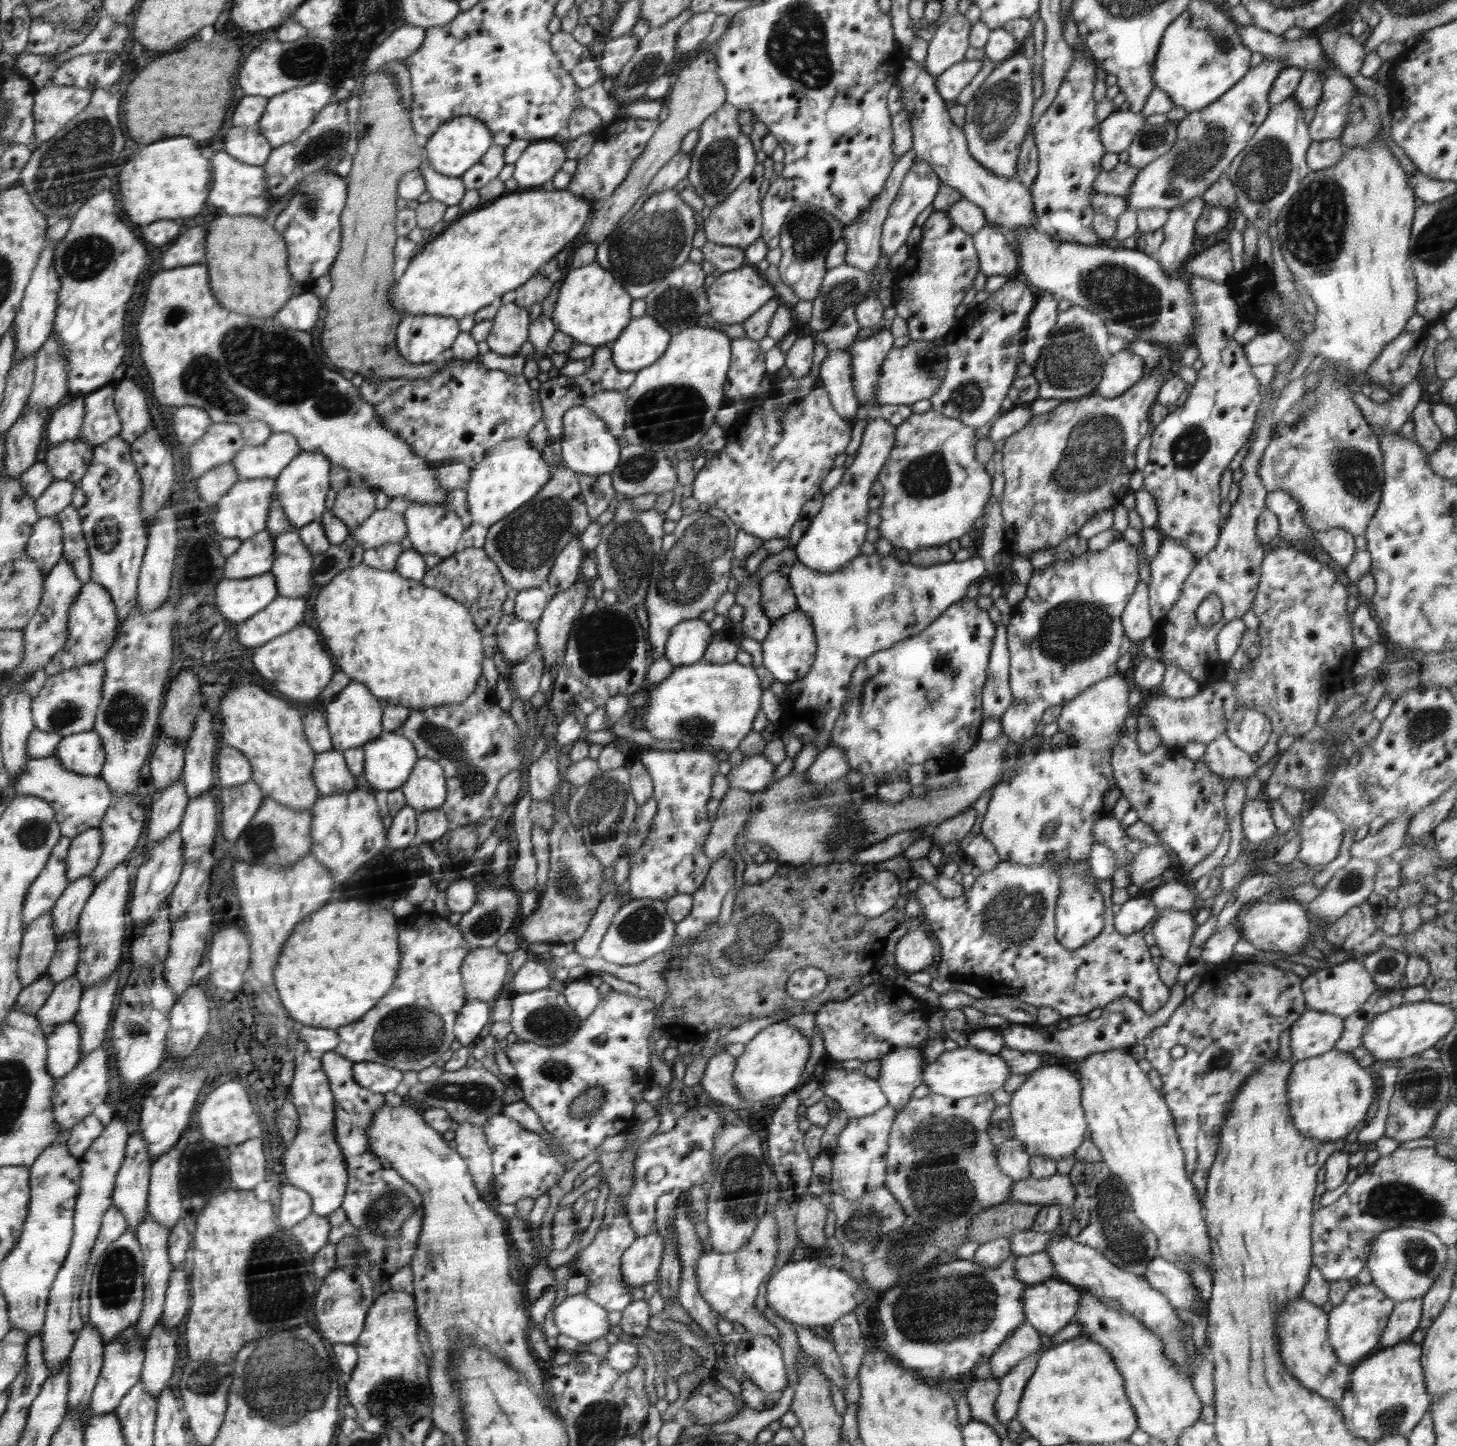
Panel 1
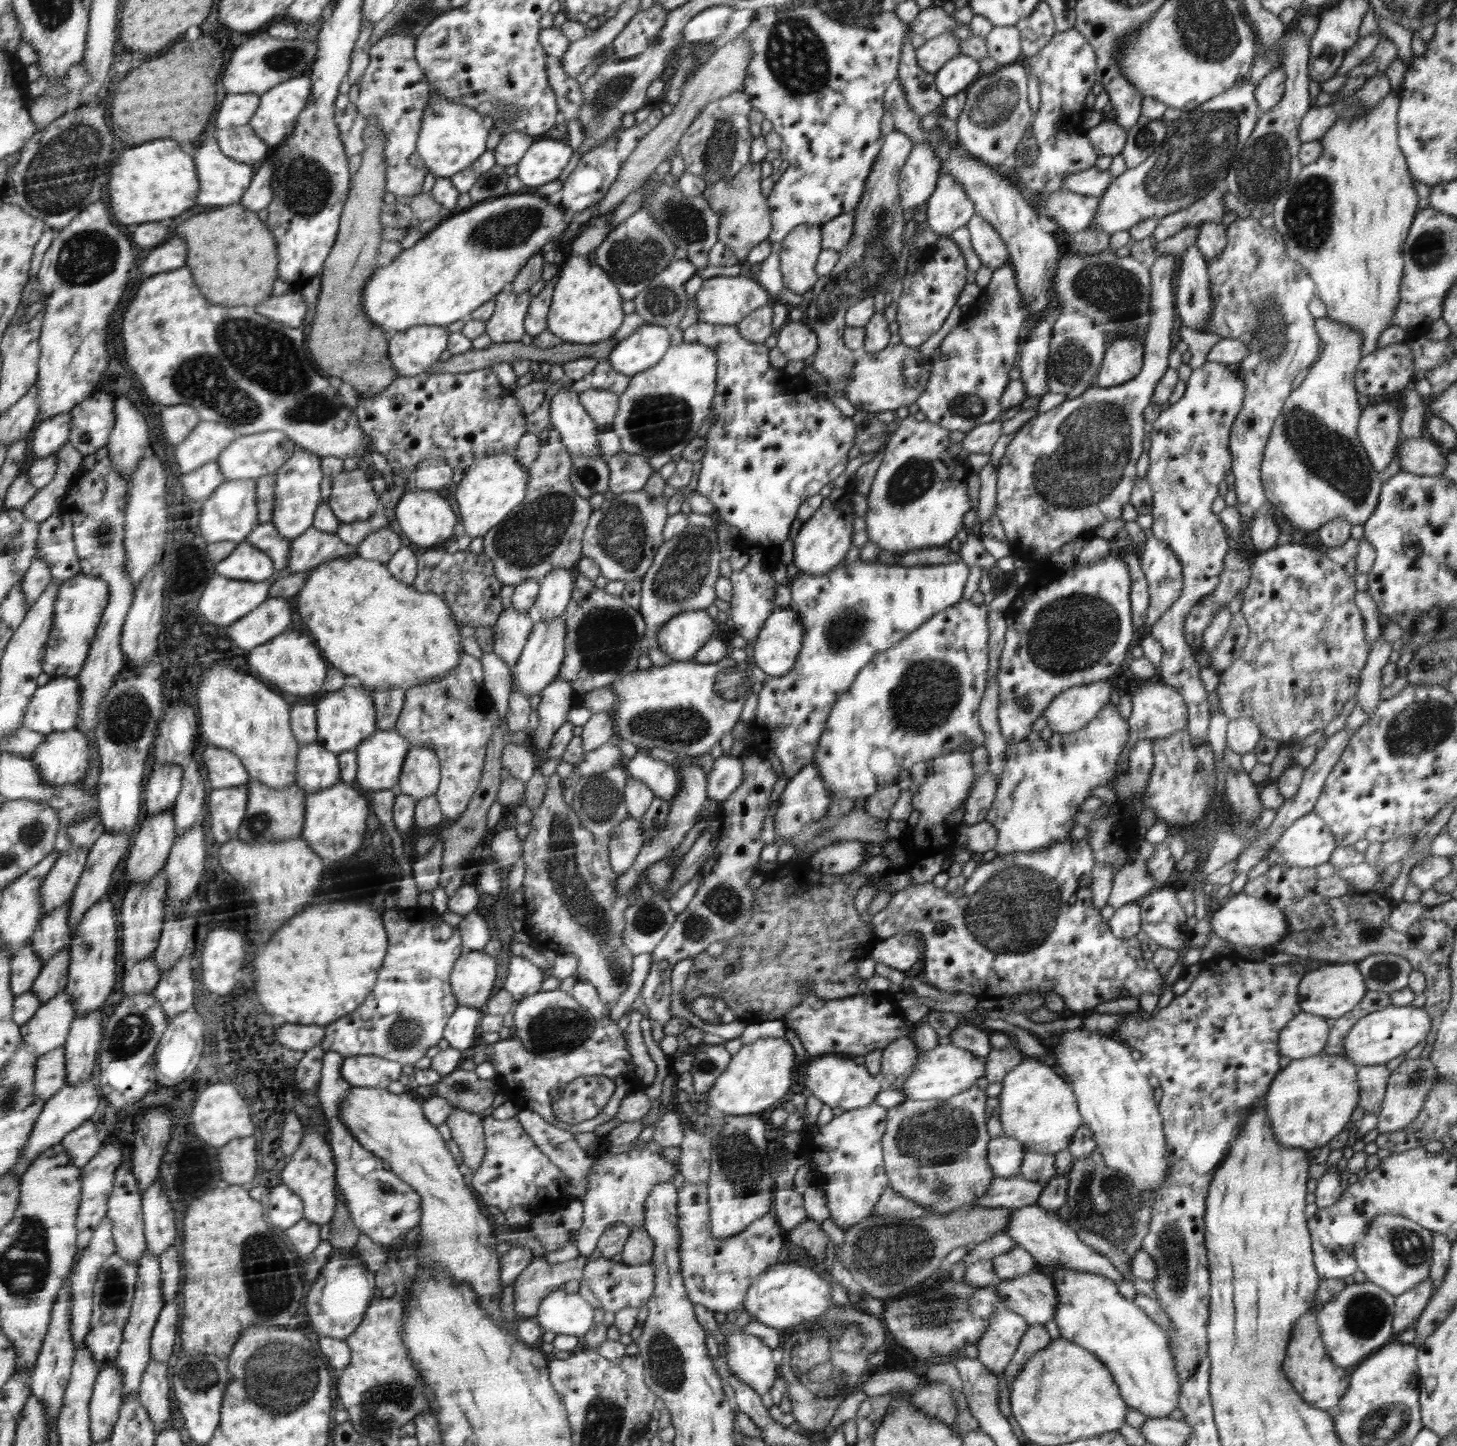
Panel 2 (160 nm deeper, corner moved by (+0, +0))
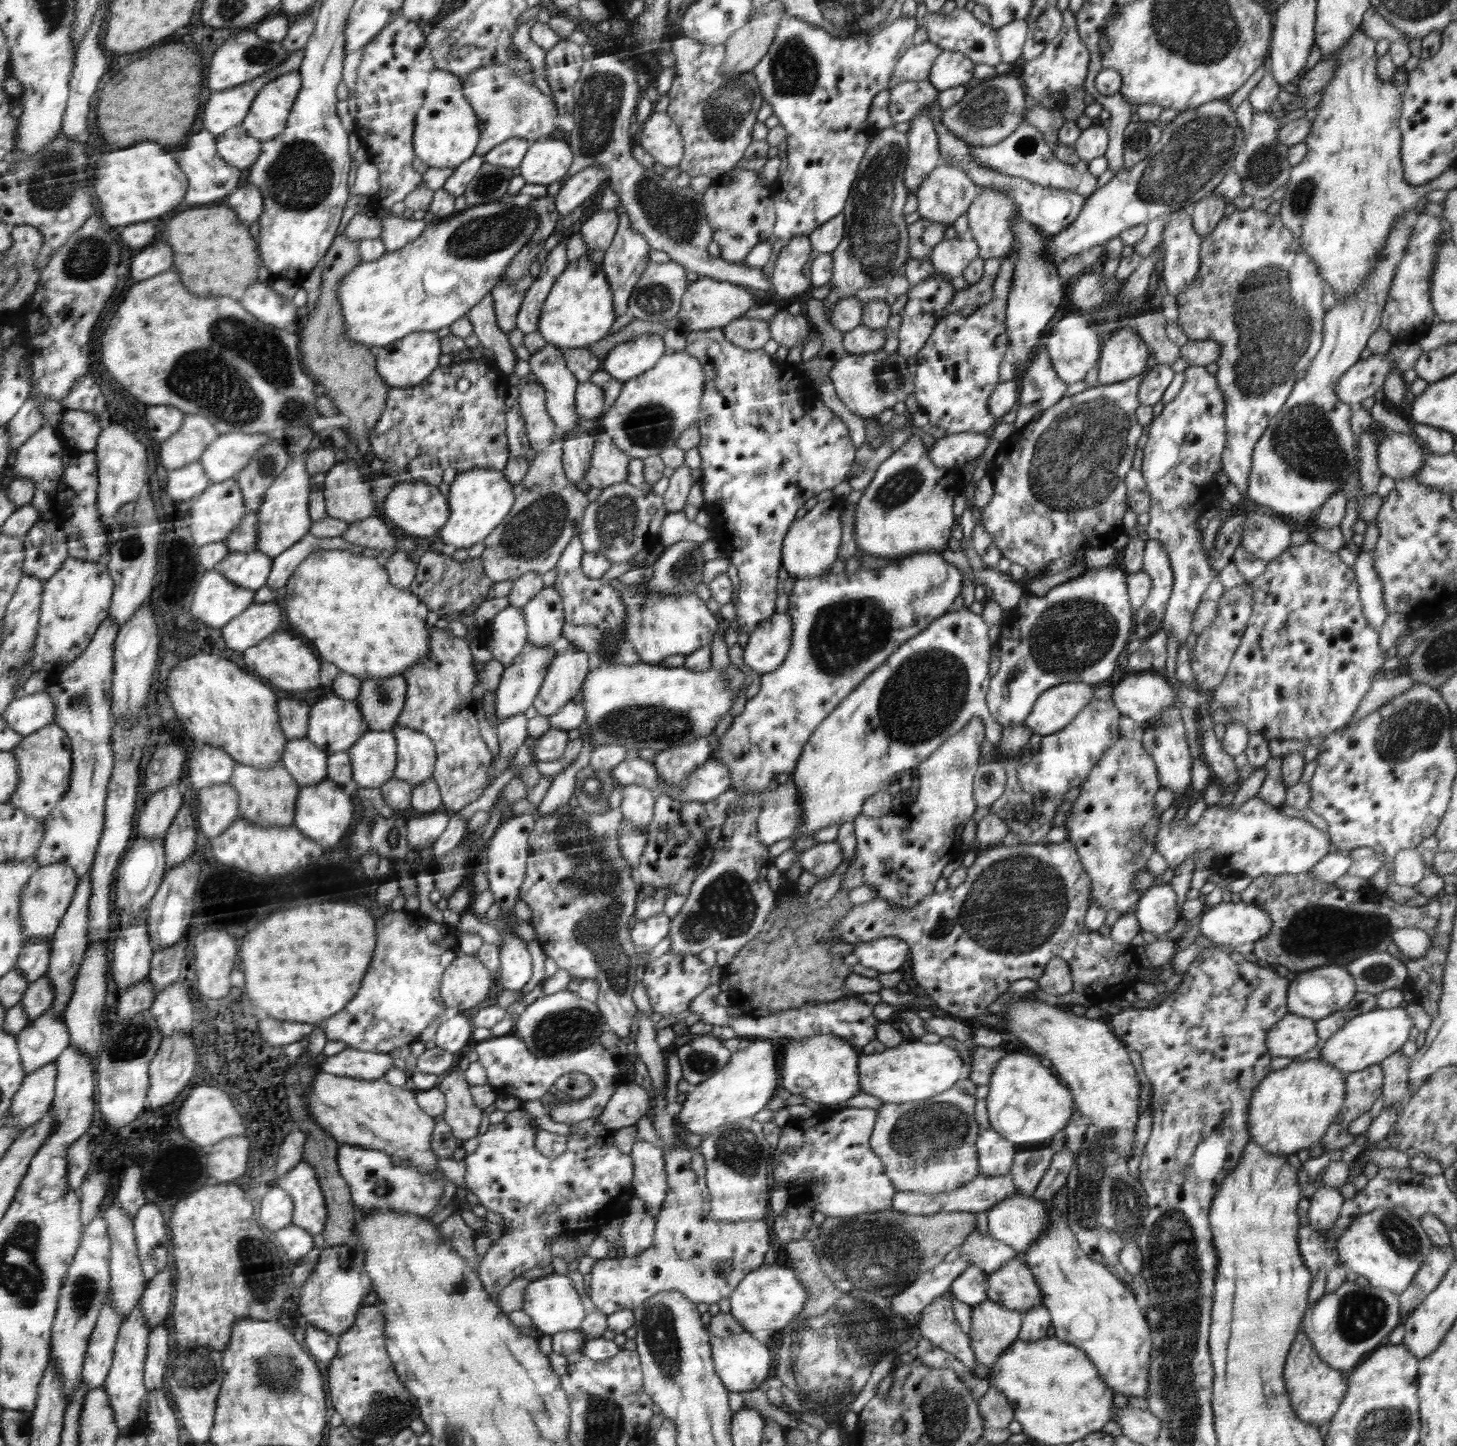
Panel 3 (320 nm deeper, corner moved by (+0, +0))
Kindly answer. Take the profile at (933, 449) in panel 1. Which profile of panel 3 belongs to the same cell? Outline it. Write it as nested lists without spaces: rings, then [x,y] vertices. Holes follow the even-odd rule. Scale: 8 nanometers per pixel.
[[[911,435],[903,442],[903,445],[895,451],[894,454],[880,464],[876,475],[870,481],[870,484],[863,490],[863,494],[856,504],[855,511],[855,523],[854,523],[854,540],[856,540],[857,549],[863,550],[868,555],[877,555],[878,557],[890,559],[898,558],[901,556],[908,556],[910,554],[915,554],[916,552],[939,552],[942,549],[946,548],[948,545],[948,540],[952,537],[952,529],[958,523],[958,517],[954,515],[953,504],[954,496],[958,494],[959,491],[962,491],[964,488],[964,483],[962,478],[952,478],[950,472],[954,470],[949,470],[948,468],[942,467],[937,468],[930,457],[928,457],[928,440],[926,438],[916,437]]]

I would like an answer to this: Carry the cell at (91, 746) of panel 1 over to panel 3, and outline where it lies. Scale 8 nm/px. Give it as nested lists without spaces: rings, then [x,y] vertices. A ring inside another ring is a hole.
[[[51,724],[44,729],[37,730],[36,733],[26,735],[18,746],[15,746],[11,752],[18,763],[19,783],[14,792],[10,795],[8,803],[20,810],[24,810],[26,815],[32,815],[36,819],[46,819],[57,807],[58,802],[69,790],[72,778],[72,742],[65,730],[57,724]]]

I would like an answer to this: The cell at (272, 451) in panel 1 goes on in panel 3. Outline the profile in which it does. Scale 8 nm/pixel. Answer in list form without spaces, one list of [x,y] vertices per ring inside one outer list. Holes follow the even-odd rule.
[[[240,431],[221,433],[221,436],[206,448],[200,460],[210,484],[234,478],[250,464],[254,453],[272,439],[282,439],[281,434],[244,434]]]

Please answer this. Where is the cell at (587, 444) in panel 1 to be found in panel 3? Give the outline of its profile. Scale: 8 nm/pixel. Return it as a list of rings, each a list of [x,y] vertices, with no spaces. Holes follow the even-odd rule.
[[[548,343],[540,352],[532,354],[528,362],[530,363],[531,378],[540,382],[540,385],[544,387],[547,413],[554,421],[557,431],[564,433],[578,426],[577,422],[582,419],[577,415],[575,402],[576,388],[580,382],[568,370],[562,349]]]

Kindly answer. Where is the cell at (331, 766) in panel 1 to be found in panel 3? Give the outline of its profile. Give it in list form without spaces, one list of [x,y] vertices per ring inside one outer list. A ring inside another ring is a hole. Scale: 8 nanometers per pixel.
[[[306,737],[289,739],[282,764],[303,786],[318,784],[327,778],[329,755]]]

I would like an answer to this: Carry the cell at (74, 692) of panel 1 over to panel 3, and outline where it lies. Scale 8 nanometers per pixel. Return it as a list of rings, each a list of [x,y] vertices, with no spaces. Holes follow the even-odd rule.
[[[50,690],[16,696],[2,714],[9,727],[24,737],[53,724],[56,720],[56,699]]]

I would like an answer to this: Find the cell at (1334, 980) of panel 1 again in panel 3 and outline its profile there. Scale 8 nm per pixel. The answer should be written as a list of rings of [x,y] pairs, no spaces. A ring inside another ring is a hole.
[[[1338,964],[1310,970],[1310,972],[1303,971],[1287,988],[1288,1012],[1304,1018],[1313,1018],[1316,1021],[1329,1017],[1330,1014],[1342,1010],[1353,999],[1357,991],[1354,981],[1347,967]]]

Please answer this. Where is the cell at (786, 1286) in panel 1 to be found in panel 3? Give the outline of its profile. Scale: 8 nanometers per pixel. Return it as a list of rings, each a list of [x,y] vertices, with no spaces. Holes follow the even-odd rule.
[[[774,1263],[750,1272],[728,1300],[729,1314],[742,1325],[744,1331],[750,1334],[765,1329],[776,1332],[785,1329],[801,1314],[806,1304],[809,1304],[810,1292],[792,1266],[786,1267]]]

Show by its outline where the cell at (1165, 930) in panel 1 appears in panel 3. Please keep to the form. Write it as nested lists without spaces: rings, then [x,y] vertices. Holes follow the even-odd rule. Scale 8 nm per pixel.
[[[1164,882],[1150,886],[1141,894],[1134,913],[1141,930],[1152,932],[1157,938],[1166,938],[1165,933],[1169,933],[1180,920],[1176,893]]]

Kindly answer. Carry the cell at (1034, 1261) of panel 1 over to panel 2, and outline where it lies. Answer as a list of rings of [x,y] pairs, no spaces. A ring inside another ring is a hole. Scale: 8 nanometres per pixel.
[[[1020,1245],[1012,1250],[999,1254],[993,1258],[996,1282],[1006,1280],[1032,1272],[1038,1263],[1035,1258]]]

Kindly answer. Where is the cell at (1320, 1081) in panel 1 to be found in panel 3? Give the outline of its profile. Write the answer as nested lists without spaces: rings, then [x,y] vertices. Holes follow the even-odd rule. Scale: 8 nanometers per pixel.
[[[1319,1059],[1293,1061],[1265,1076],[1249,1102],[1249,1135],[1270,1154],[1311,1150],[1321,1142],[1346,1094],[1346,1074]]]

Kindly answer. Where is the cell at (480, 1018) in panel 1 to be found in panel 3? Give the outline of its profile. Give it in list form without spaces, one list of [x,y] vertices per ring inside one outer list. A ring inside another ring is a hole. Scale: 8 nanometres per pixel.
[[[463,1015],[444,1019],[434,1036],[436,1046],[455,1053],[472,1041],[472,1023]]]

